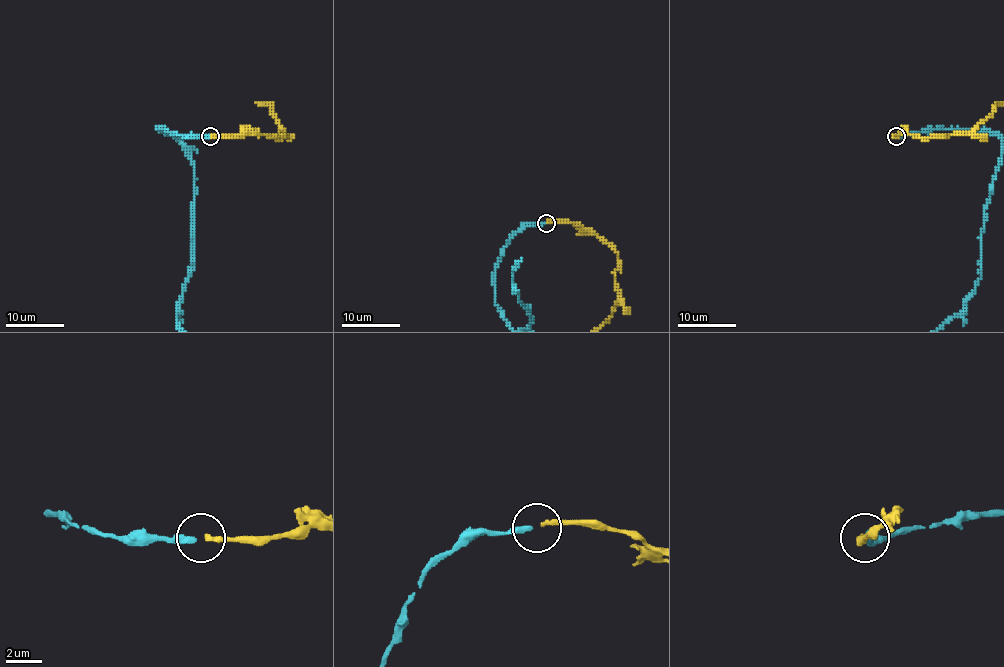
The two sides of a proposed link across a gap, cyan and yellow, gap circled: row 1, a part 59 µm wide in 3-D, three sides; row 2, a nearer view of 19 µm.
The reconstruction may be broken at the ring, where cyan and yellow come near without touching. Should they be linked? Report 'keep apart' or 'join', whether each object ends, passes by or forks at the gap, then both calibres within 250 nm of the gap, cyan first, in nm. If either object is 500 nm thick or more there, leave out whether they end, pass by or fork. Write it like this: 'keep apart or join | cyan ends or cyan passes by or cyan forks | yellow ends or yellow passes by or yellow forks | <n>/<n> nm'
join | cyan ends | yellow ends | 360/240 nm

